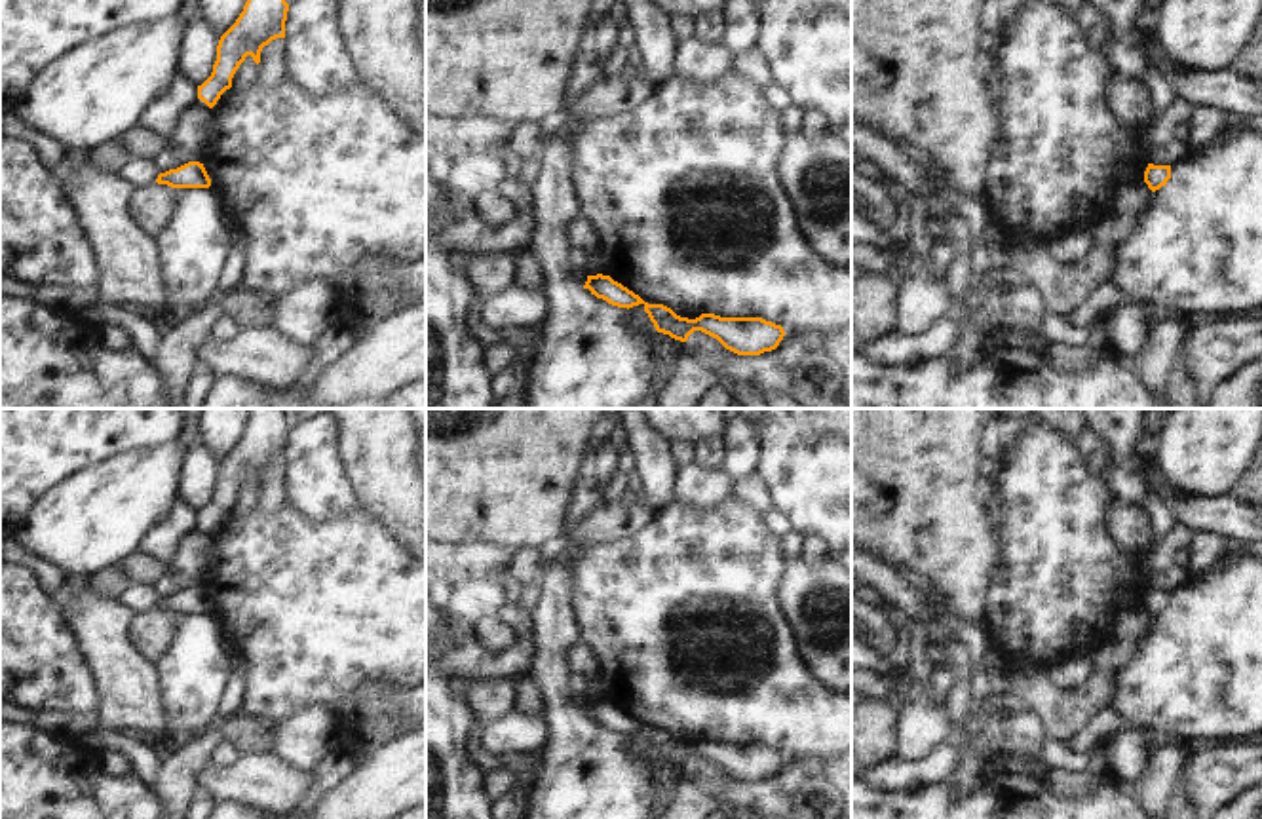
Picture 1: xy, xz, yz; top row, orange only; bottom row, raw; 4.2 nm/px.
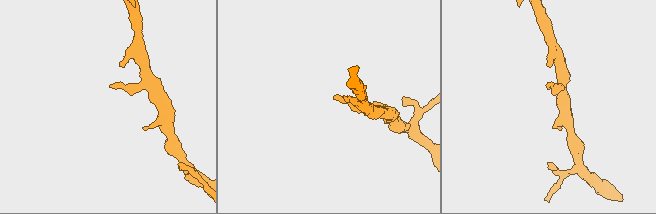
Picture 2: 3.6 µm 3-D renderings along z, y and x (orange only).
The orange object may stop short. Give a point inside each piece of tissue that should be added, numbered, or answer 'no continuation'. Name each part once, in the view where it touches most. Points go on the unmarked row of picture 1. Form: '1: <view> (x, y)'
no continuation

